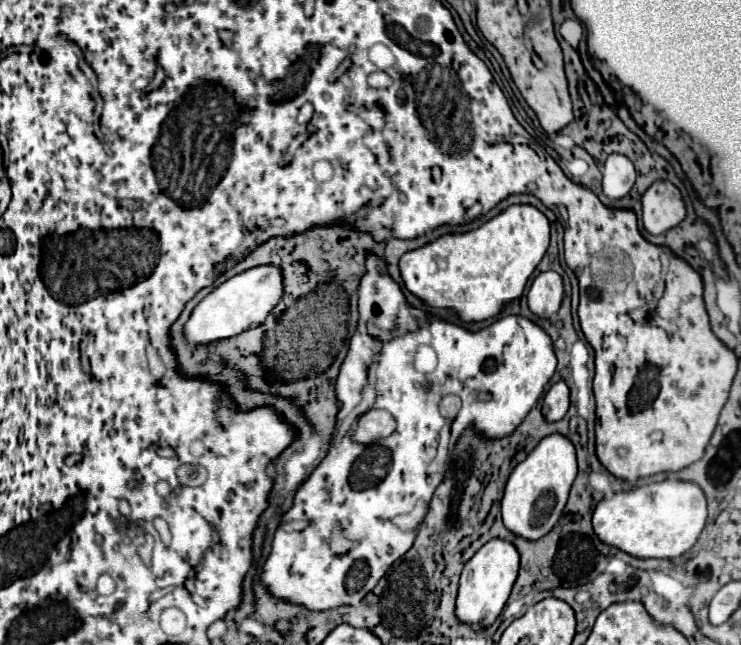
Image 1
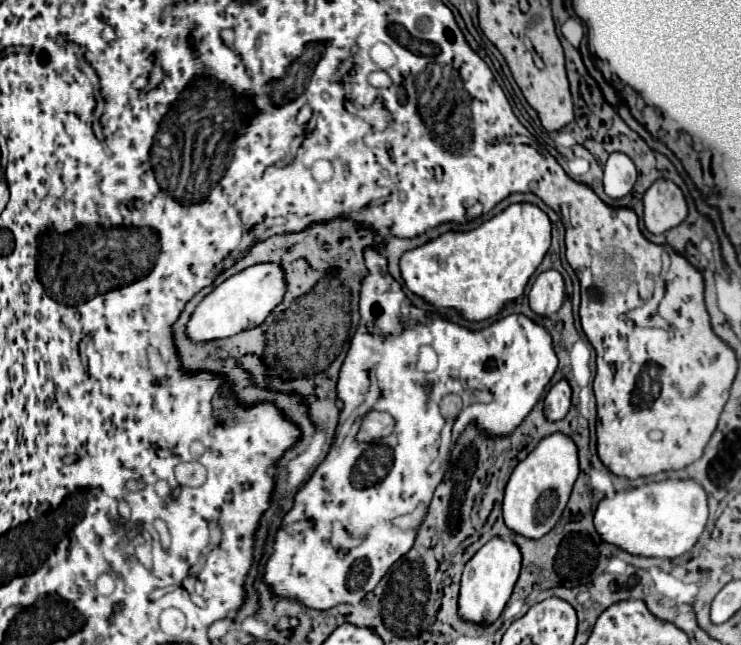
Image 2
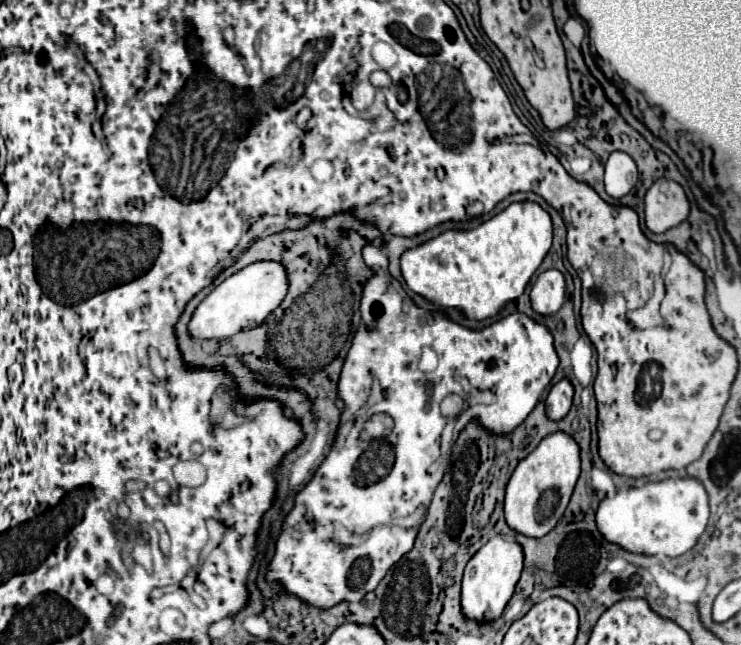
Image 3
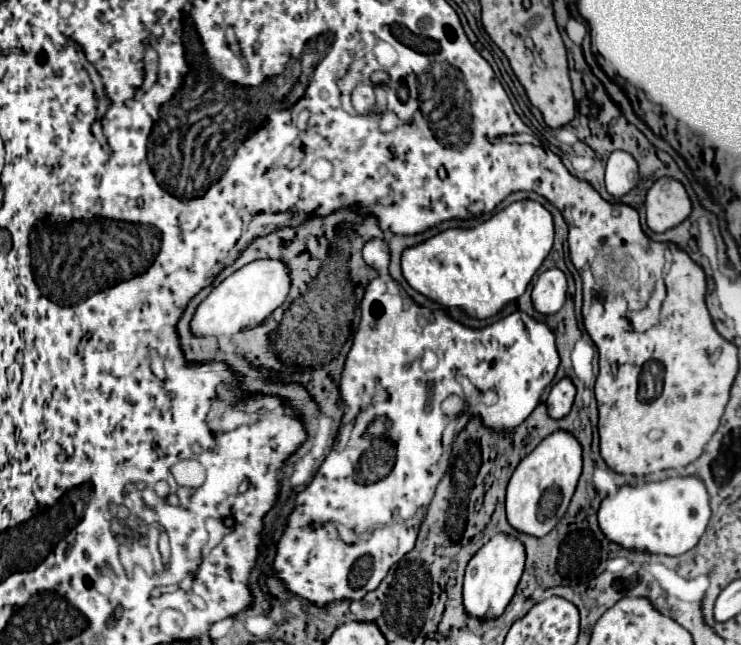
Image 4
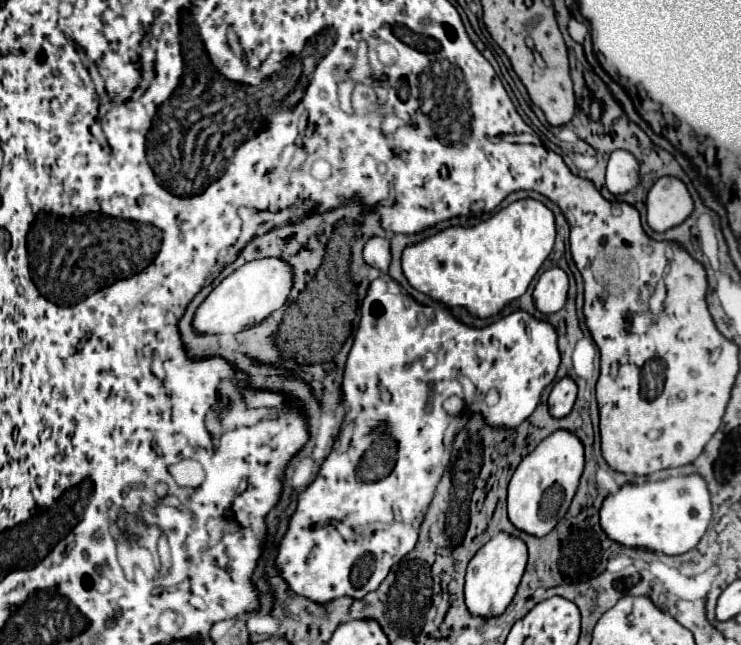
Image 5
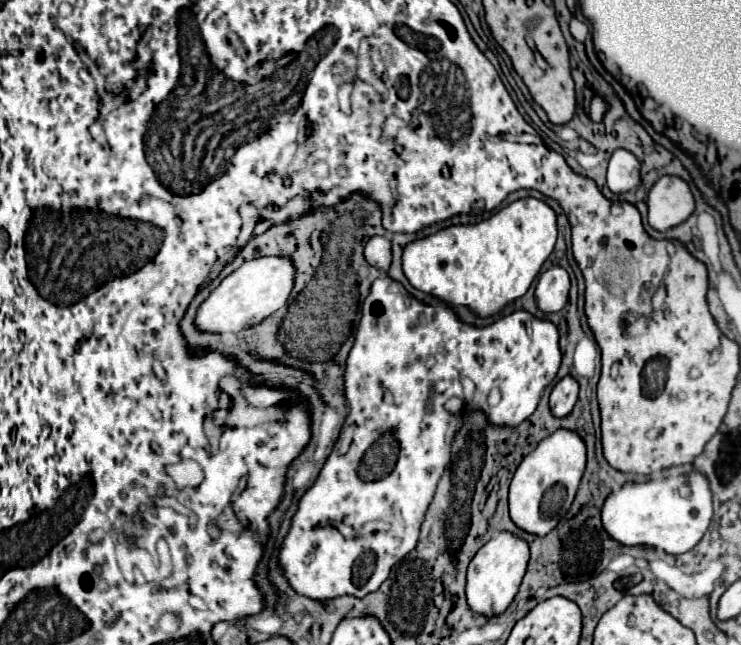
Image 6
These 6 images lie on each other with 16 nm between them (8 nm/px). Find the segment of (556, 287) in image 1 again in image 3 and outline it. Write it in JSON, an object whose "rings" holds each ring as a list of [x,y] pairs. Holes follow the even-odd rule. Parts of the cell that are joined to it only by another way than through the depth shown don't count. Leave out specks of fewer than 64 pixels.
{"rings":[[[552,268],[538,276],[530,292],[532,308],[544,316],[558,312],[566,300],[566,278],[560,270]]]}

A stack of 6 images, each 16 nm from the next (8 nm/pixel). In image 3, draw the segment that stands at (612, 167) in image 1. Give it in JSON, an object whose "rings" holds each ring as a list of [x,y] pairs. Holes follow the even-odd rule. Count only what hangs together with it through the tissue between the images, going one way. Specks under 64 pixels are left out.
{"rings":[[[612,152],[606,162],[606,174],[604,174],[606,192],[612,198],[620,198],[628,194],[638,180],[640,176],[634,158],[626,152]]]}

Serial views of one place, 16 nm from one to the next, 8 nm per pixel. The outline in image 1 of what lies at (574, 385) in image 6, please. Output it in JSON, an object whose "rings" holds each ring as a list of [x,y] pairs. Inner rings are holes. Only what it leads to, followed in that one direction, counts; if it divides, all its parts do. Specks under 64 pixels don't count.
{"rings":[[[560,380],[548,390],[548,394],[544,398],[542,412],[548,422],[556,422],[566,416],[568,408],[570,408],[570,388],[564,380]]]}

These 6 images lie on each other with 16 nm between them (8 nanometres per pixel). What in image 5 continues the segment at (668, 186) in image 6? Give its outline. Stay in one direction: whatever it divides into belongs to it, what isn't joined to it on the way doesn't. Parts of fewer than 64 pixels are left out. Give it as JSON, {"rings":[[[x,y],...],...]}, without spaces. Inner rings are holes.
{"rings":[[[662,176],[650,188],[646,198],[648,224],[656,232],[664,232],[682,224],[694,210],[688,186],[674,176]]]}

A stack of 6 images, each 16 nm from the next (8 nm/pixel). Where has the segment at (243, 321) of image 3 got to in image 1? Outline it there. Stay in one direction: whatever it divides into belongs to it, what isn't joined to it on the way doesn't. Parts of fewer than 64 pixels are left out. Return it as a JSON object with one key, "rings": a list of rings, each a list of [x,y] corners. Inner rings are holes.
{"rings":[[[274,264],[248,268],[222,282],[194,308],[190,320],[184,326],[186,340],[194,344],[208,344],[256,328],[266,320],[266,316],[282,300],[282,296],[284,296],[284,276],[280,268],[276,268]]]}

